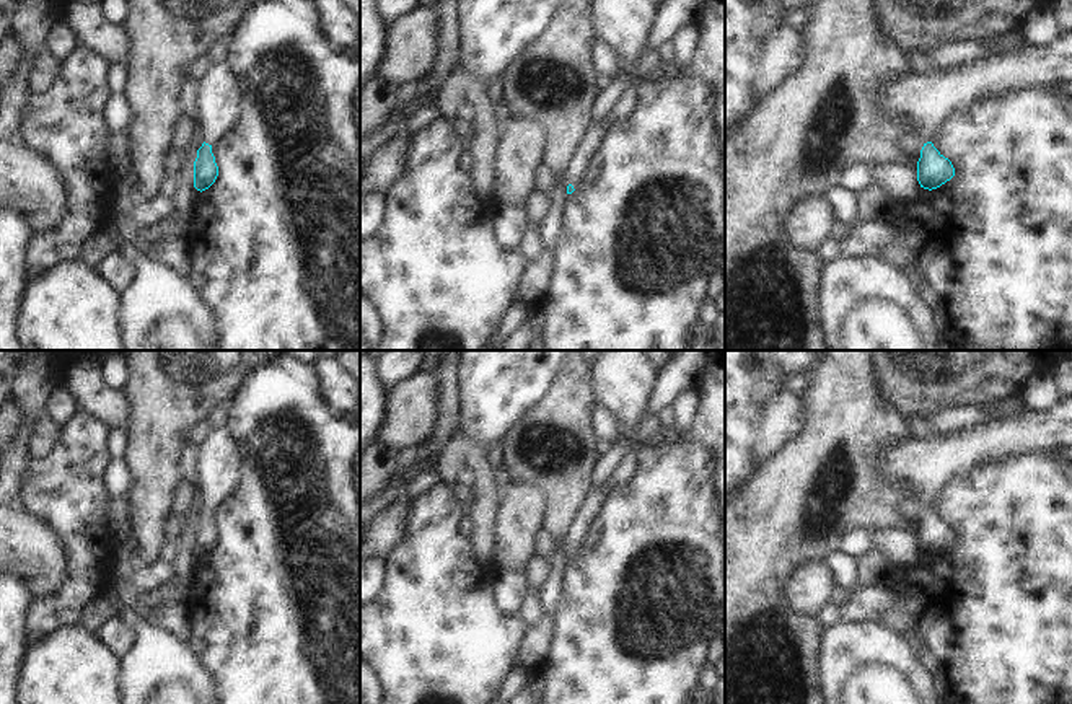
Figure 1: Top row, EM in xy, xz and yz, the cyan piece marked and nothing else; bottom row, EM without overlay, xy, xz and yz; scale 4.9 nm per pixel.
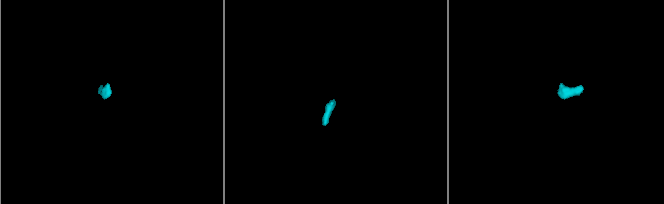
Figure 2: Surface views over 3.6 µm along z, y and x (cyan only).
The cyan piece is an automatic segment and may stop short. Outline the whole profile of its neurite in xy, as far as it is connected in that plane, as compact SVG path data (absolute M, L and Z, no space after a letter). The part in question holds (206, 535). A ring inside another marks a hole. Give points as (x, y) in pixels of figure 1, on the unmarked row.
M213 429L199 443L196 492L204 504L194 526L194 552L209 554L217 541L218 531L212 518L217 508L236 487L241 473L239 450L226 429Z

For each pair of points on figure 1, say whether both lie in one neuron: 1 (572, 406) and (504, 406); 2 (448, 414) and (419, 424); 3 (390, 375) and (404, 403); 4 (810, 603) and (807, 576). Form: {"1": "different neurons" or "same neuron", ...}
{"1": "different neurons", "2": "different neurons", "3": "different neurons", "4": "same neuron"}

